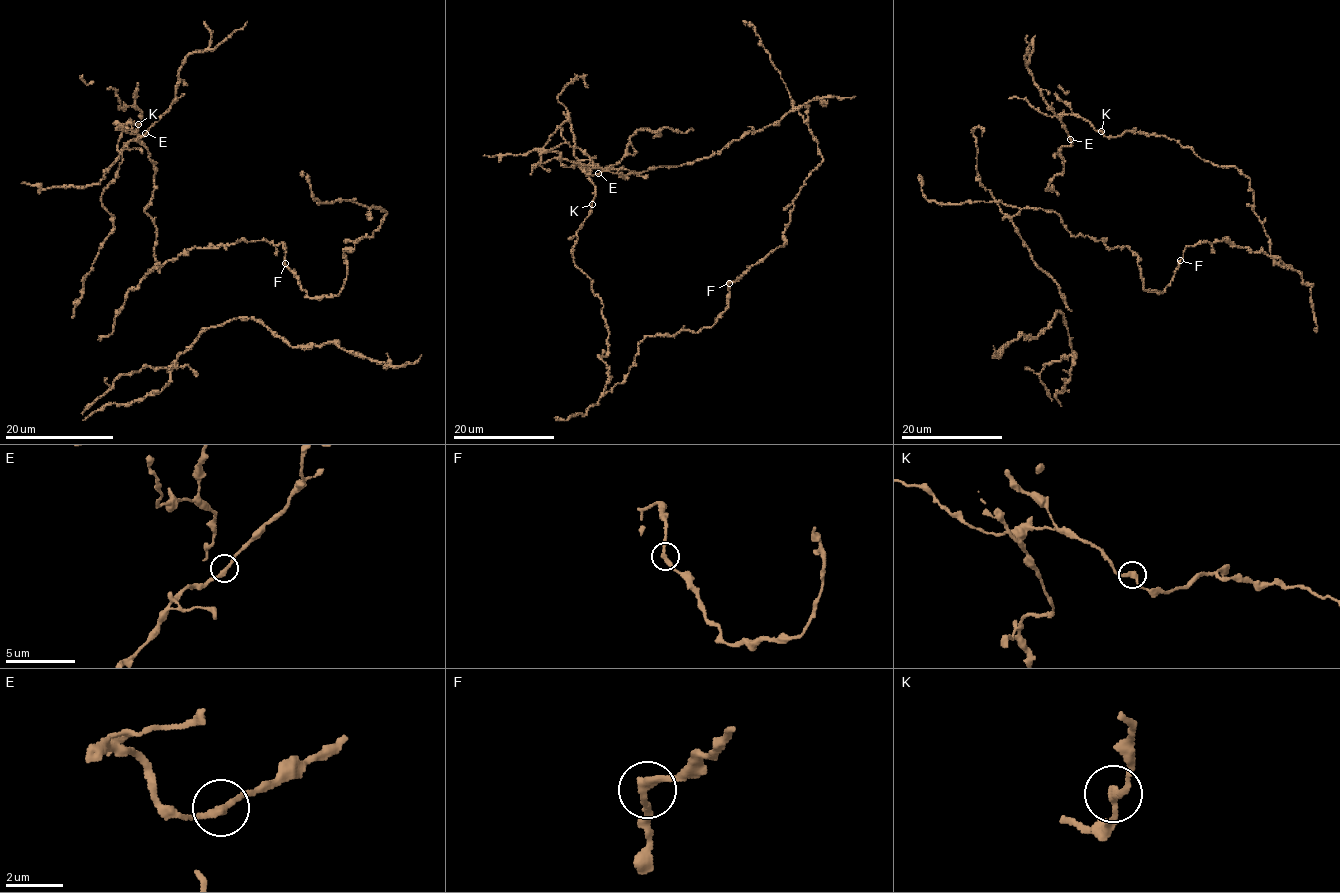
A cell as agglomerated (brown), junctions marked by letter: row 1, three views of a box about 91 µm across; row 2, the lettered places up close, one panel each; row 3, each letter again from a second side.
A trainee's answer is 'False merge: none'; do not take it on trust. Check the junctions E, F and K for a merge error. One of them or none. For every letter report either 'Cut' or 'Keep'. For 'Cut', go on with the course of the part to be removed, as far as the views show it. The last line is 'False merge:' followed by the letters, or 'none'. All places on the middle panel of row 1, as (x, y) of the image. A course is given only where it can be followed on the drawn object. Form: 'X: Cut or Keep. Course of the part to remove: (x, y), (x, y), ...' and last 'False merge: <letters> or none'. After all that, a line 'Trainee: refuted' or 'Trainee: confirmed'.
E: Keep
F: Keep
K: Keep
False merge: none
Trainee: confirmed

